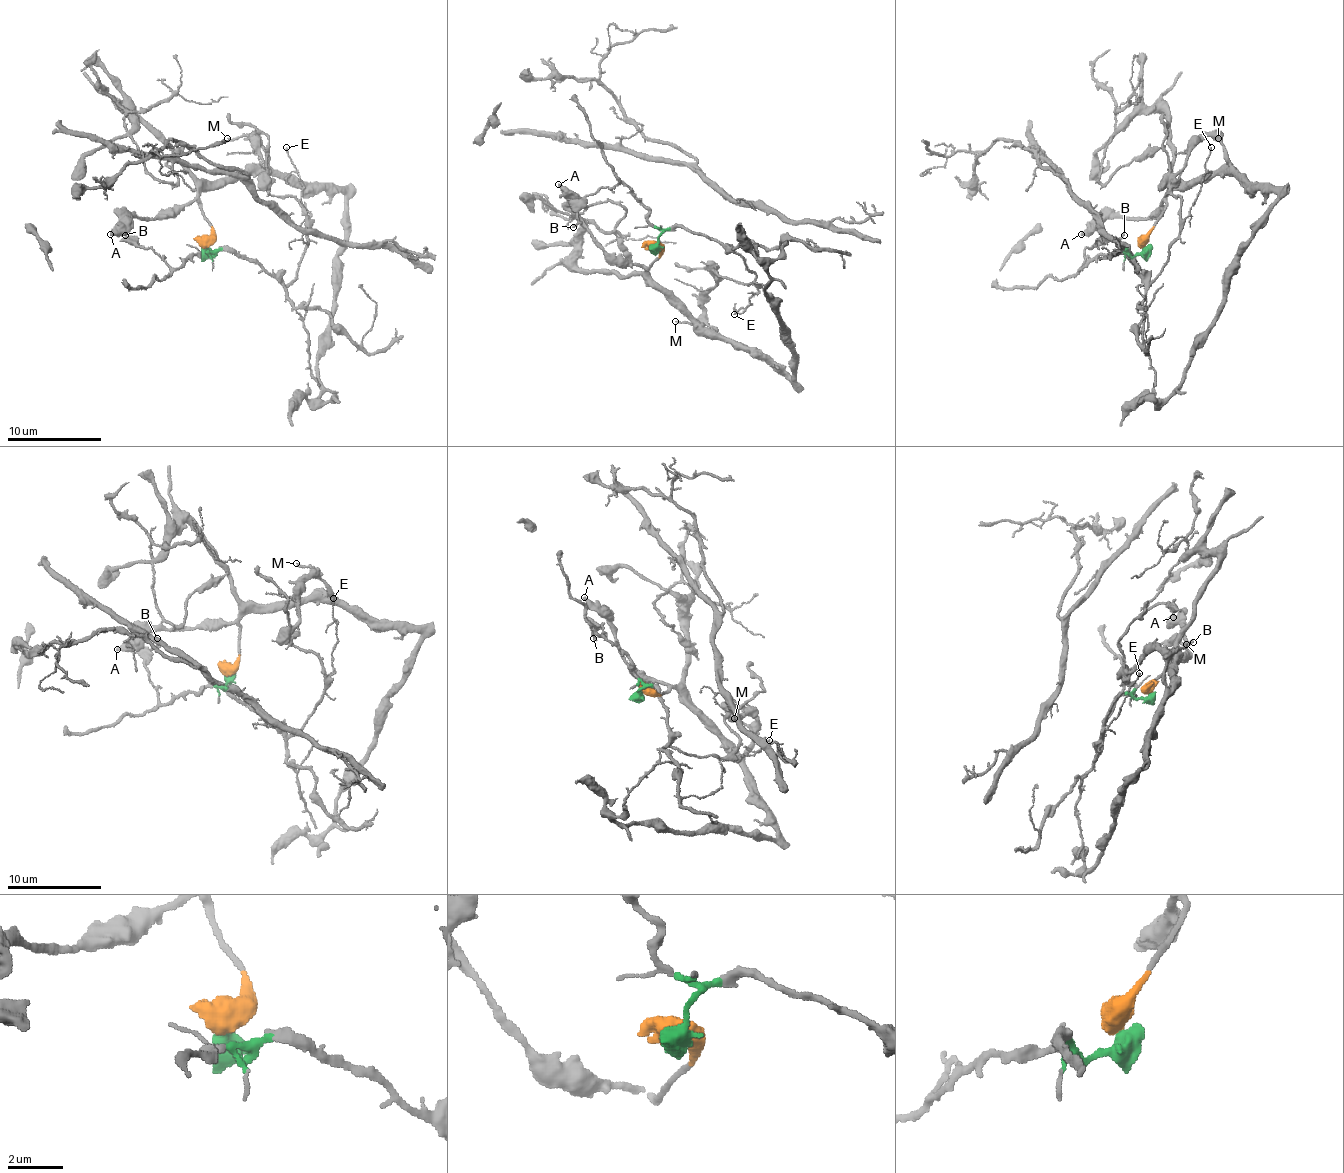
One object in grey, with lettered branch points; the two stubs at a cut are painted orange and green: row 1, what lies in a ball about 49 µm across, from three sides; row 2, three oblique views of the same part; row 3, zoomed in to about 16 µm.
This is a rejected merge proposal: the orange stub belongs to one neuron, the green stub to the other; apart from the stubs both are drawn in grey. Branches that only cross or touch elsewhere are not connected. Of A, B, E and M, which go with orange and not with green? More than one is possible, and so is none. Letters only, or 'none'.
A, M

